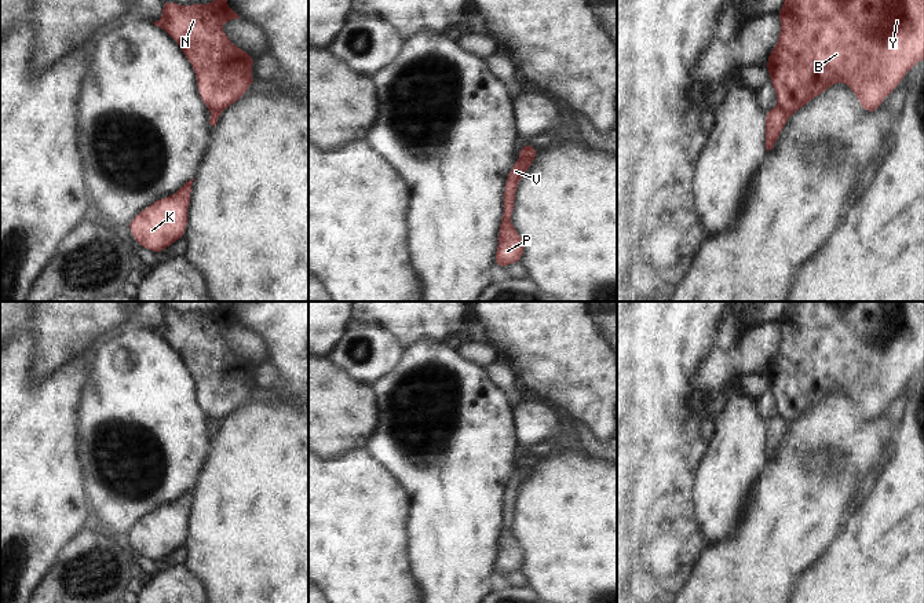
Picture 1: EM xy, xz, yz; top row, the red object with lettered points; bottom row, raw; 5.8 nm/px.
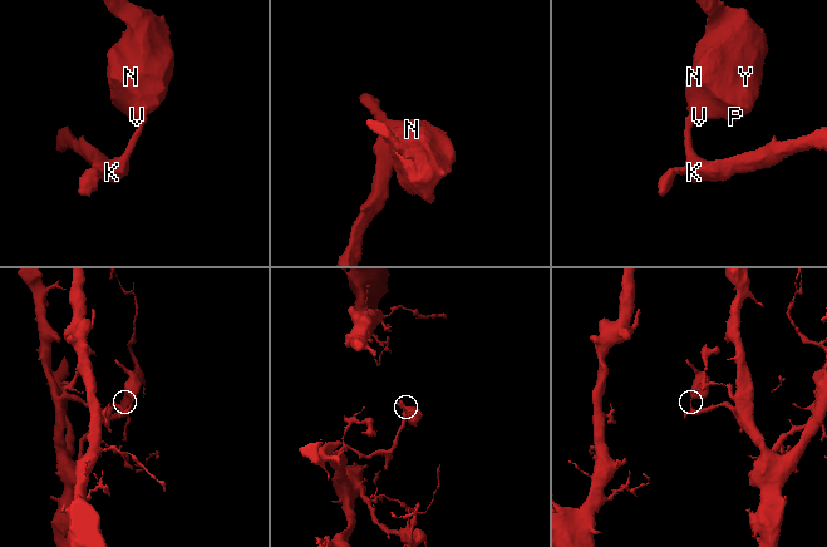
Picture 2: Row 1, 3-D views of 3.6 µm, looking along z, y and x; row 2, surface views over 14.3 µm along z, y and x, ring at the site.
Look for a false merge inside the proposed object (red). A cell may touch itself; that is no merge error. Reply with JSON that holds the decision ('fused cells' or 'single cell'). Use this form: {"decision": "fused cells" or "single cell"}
{"decision": "fused cells"}

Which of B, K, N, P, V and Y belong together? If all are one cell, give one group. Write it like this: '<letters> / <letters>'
B N P V Y / K

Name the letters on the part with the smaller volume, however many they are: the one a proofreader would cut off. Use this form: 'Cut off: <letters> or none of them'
Cut off: B, N, P, V, Y

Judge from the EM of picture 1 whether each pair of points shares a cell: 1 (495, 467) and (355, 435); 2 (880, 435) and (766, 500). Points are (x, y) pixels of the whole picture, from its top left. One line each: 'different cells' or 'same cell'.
1: different cells
2: same cell

